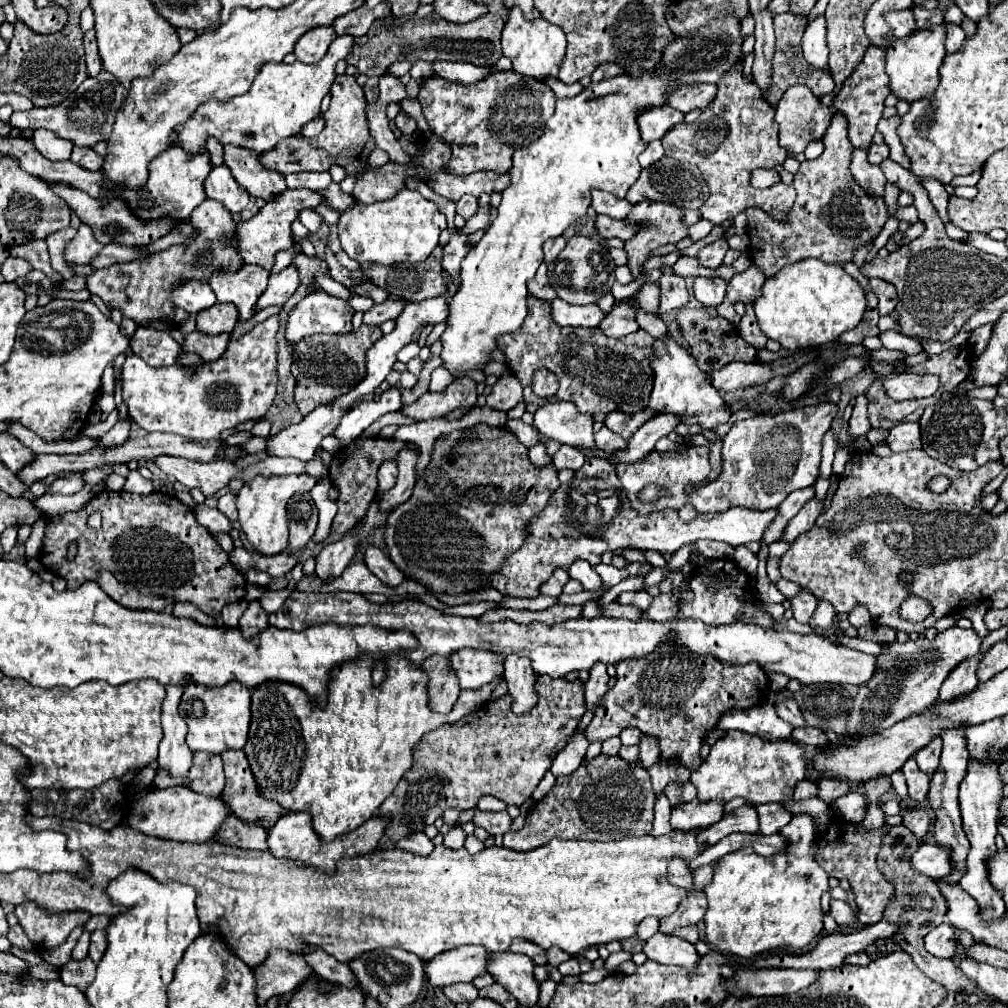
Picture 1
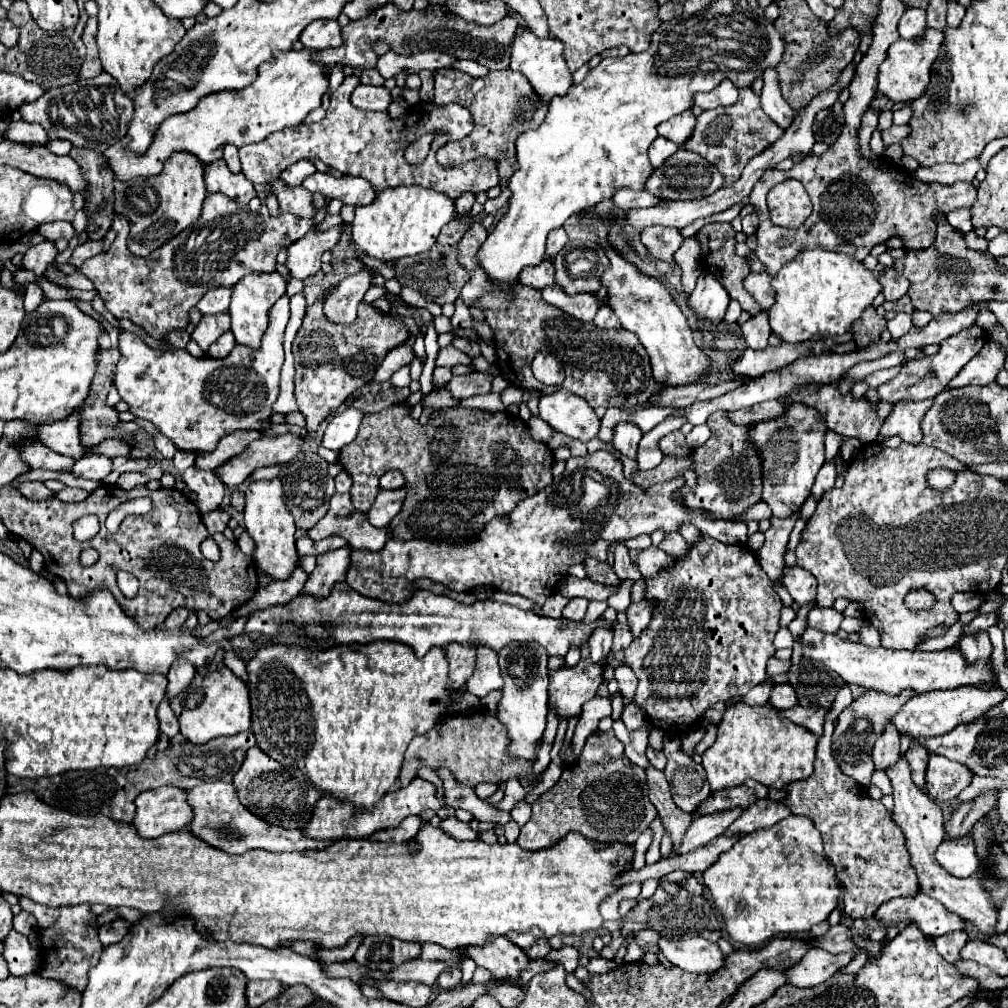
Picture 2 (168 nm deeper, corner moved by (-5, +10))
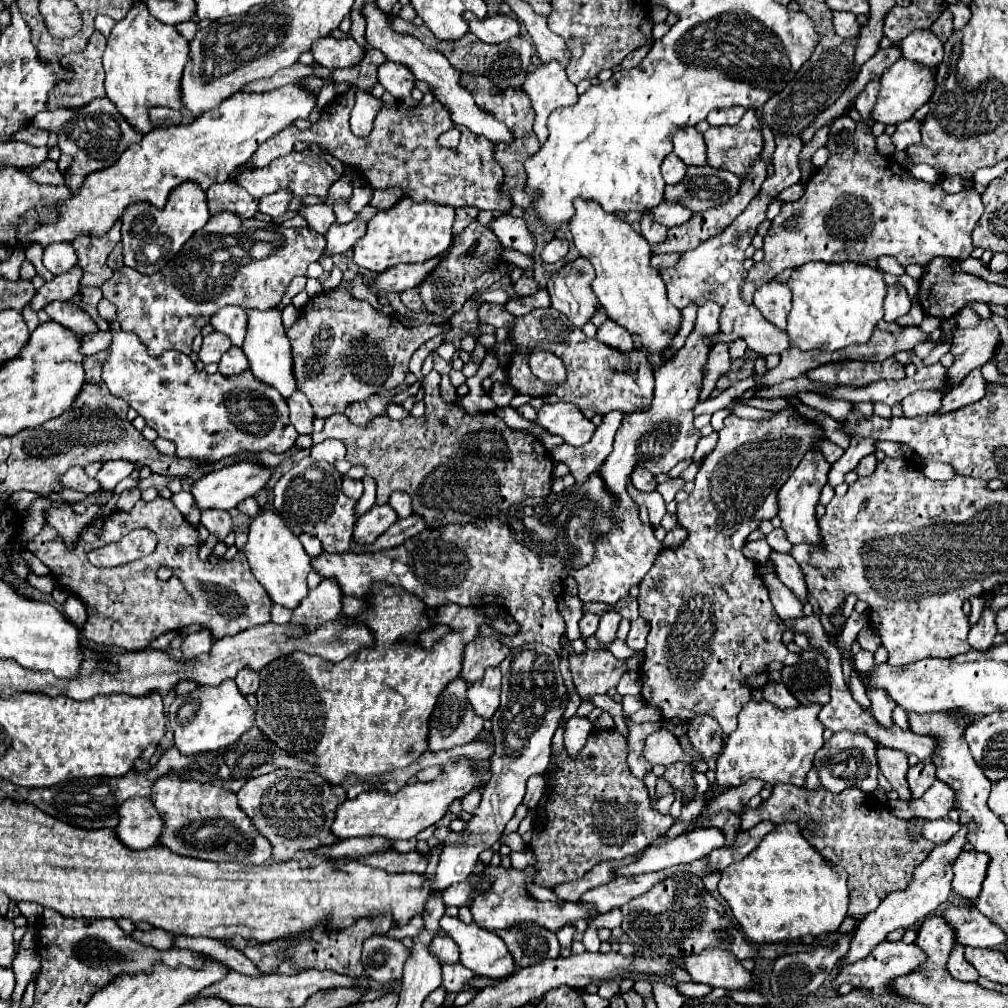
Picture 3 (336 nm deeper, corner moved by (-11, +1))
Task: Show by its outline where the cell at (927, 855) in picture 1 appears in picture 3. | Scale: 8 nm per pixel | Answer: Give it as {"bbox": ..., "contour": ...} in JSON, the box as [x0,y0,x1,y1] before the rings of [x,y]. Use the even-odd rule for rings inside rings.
{"bbox":[952,851,990,899],"contour":[[[978,851],[960,853],[956,863],[952,865],[952,871],[954,871],[952,891],[960,897],[976,899],[982,891],[982,881],[986,877],[988,863],[990,859],[986,853],[978,853]]]}

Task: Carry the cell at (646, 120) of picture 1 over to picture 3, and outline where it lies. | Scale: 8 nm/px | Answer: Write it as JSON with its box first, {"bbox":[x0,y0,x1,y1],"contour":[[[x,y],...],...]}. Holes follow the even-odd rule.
{"bbox":[674,127,706,165],"contour":[[[684,127],[674,135],[674,153],[684,161],[684,165],[706,165],[706,145],[704,137],[696,127]]]}

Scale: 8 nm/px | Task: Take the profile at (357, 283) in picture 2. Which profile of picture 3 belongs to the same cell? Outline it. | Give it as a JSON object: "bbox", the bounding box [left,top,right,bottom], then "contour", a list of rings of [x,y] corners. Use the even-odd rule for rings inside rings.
{"bbox":[374,255,444,293],"contour":[[[438,255],[436,259],[428,259],[428,263],[410,263],[410,265],[390,267],[388,271],[376,275],[374,289],[384,289],[386,293],[390,291],[402,293],[406,289],[418,287],[440,265],[440,259],[444,257]]]}

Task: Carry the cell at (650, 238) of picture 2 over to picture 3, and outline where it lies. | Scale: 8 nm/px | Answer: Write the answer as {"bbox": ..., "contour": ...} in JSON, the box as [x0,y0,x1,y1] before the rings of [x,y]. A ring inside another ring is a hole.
{"bbox":[642,211,666,245],"contour":[[[644,211],[644,217],[642,217],[642,235],[652,243],[652,245],[658,245],[666,239],[666,231],[660,223],[656,223],[652,219],[652,215],[648,211]]]}

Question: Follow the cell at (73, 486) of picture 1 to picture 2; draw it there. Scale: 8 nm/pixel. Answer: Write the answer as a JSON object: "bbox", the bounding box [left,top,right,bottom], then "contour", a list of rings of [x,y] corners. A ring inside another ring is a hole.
{"bbox":[72,454,112,480],"contour":[[[98,454],[76,460],[72,470],[76,478],[88,478],[88,480],[104,480],[110,472],[112,472],[112,460]]]}

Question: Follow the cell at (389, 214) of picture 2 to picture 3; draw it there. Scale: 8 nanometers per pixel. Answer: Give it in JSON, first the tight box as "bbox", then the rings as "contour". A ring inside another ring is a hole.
{"bbox":[352,197,454,273],"contour":[[[410,197],[398,201],[392,209],[378,211],[370,221],[366,235],[352,247],[354,263],[372,273],[384,273],[398,263],[422,263],[438,257],[452,243],[454,209],[436,203],[416,203]]]}

